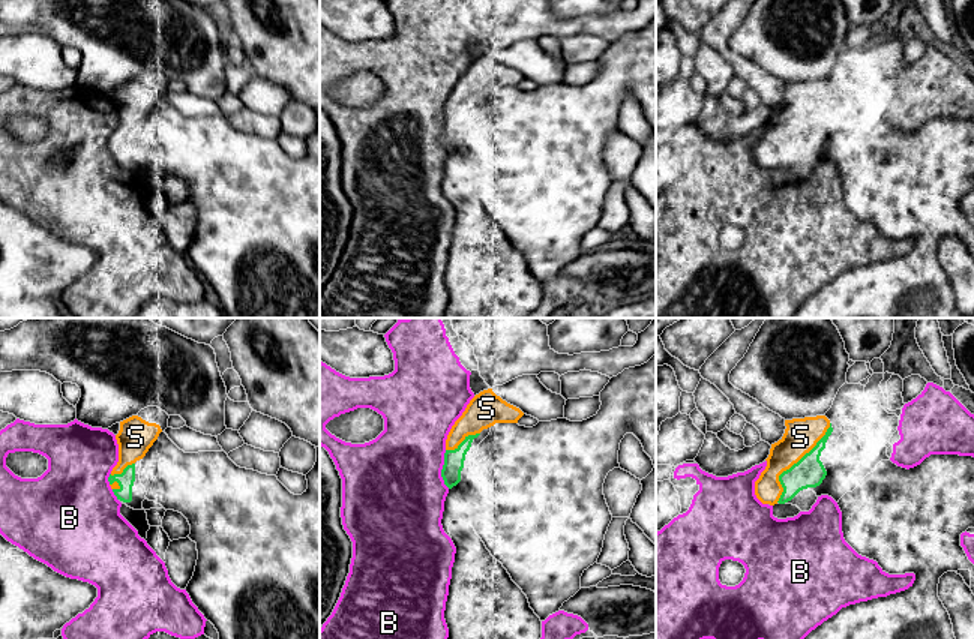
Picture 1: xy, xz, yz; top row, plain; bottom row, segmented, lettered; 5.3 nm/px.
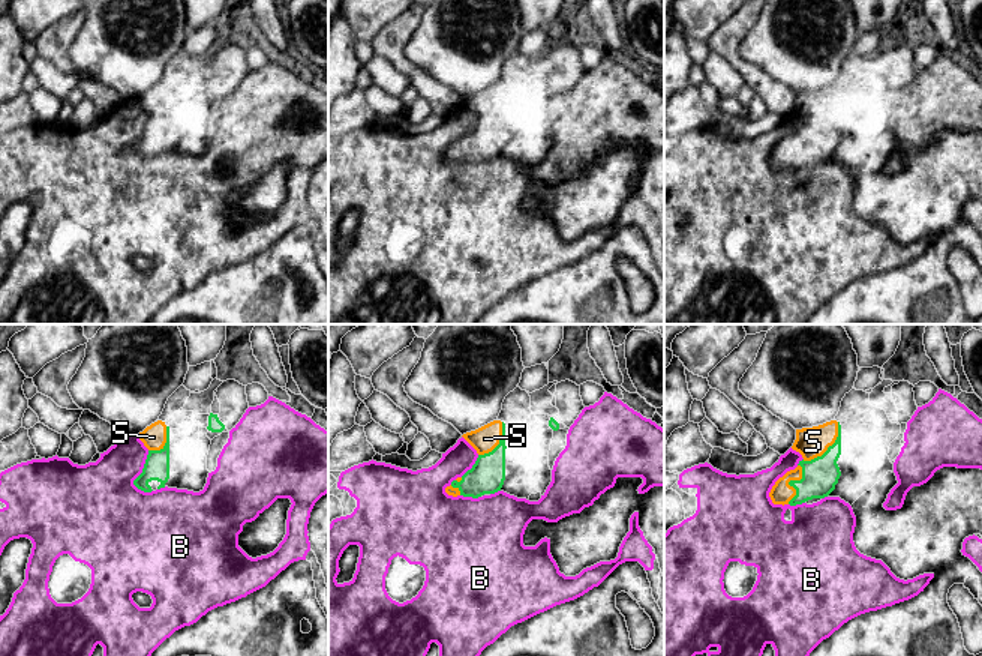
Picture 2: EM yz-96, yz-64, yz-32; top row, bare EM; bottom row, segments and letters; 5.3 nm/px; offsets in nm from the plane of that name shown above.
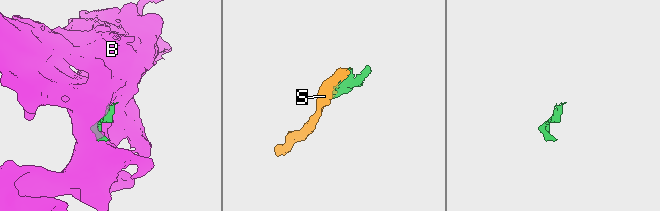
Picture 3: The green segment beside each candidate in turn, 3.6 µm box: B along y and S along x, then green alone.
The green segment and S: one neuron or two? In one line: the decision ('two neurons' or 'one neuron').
one neuron

